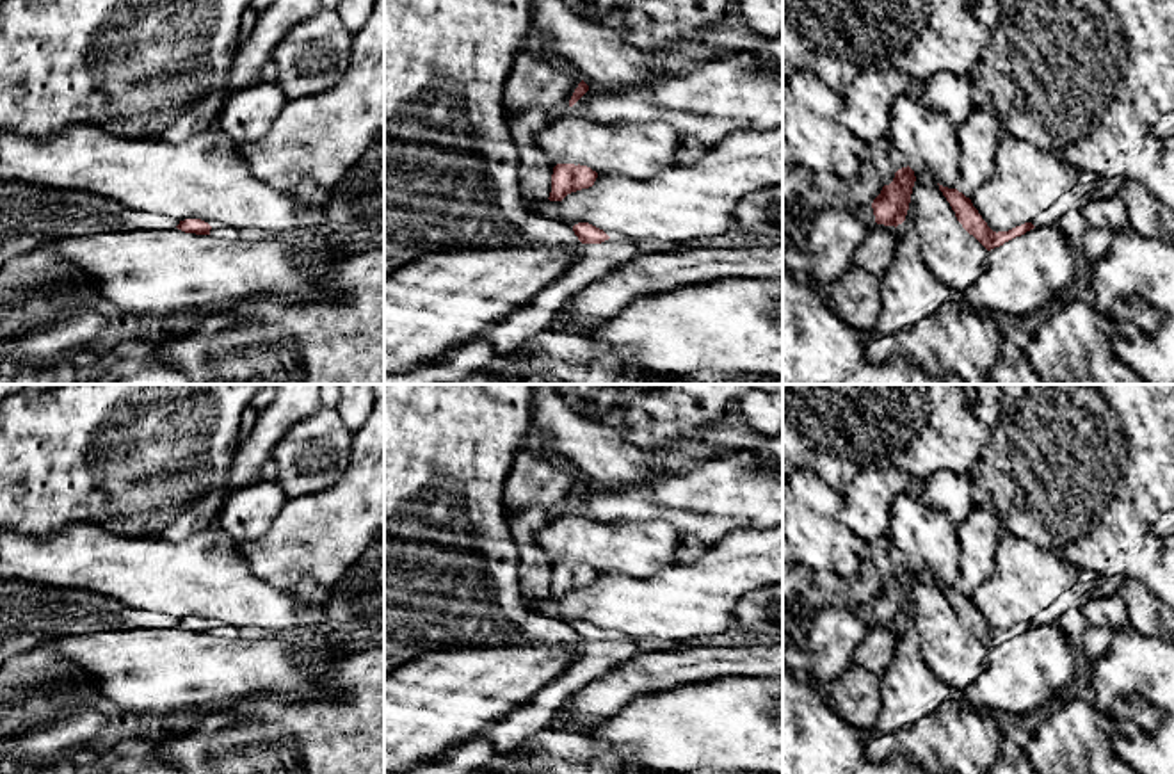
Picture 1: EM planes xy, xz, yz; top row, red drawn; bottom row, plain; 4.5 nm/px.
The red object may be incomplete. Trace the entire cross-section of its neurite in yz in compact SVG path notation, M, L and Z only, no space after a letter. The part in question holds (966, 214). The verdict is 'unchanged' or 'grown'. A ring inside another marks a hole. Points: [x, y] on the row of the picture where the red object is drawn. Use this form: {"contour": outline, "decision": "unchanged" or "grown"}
{"contour": "M939 185L939 190L950 203L952 210L955 212L957 221L962 224L962 228L973 235L987 251L1003 246L1005 242L1025 235L1026 231L1033 230L1035 226L1032 222L1025 222L1021 226L1016 226L1009 231L993 231L987 222L982 219L978 210L973 206L971 199L966 198L957 189L948 189Z", "decision": "unchanged"}

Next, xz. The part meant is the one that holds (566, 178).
{"contour": "M557 164L551 174L550 201L562 201L567 194L594 185L598 173L587 165Z", "decision": "unchanged"}

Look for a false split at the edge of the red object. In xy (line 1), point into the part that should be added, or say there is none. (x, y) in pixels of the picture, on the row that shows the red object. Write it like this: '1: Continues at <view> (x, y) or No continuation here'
1: No continuation here

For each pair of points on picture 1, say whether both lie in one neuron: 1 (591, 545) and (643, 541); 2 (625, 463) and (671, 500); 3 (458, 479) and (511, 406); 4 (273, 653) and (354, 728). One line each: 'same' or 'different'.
1: same
2: different
3: same
4: different

